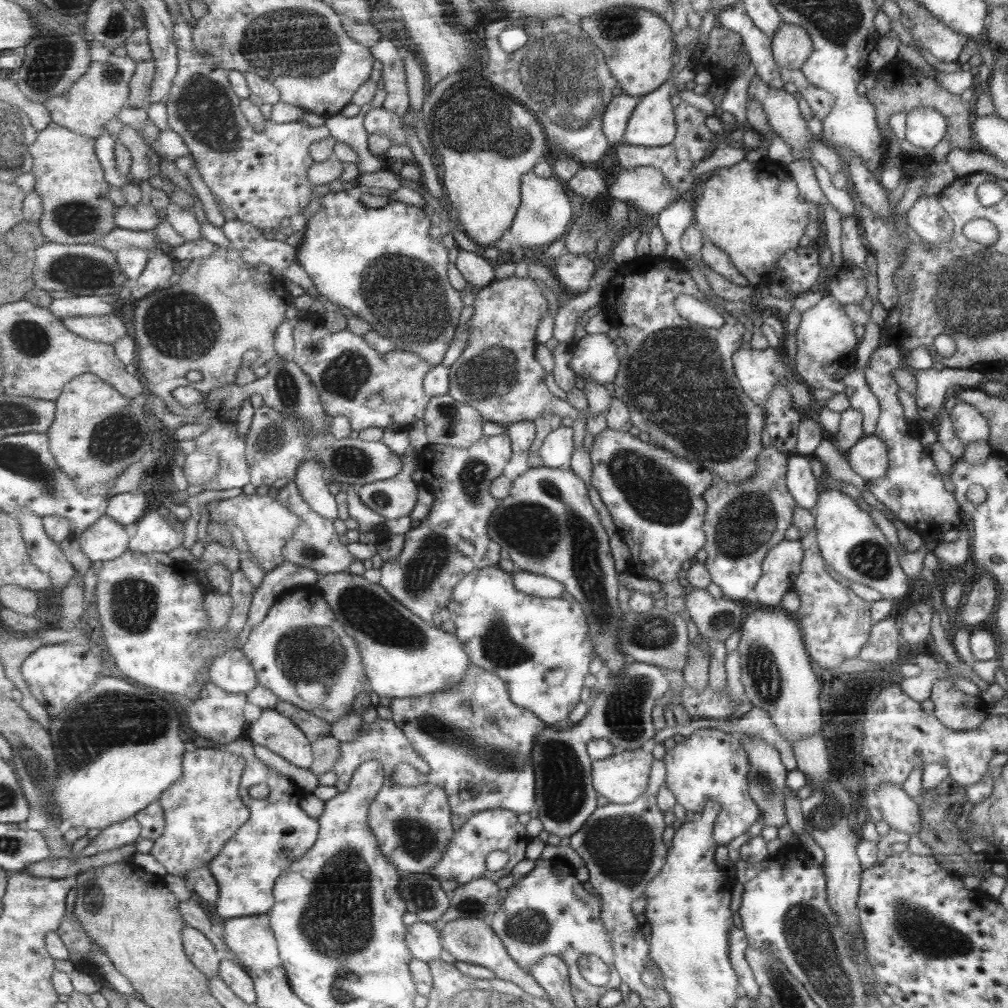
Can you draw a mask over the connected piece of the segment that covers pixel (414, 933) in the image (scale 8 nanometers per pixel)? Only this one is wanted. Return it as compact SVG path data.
M418 920L411 926L408 941L412 952L415 953L415 958L430 964L434 960L442 959L446 952L441 930L438 930L435 923Z

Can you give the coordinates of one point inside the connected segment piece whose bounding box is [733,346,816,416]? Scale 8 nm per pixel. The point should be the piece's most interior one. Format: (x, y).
(759, 370)

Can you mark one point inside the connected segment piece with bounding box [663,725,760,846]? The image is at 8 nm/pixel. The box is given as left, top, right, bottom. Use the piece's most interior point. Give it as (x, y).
(711, 764)

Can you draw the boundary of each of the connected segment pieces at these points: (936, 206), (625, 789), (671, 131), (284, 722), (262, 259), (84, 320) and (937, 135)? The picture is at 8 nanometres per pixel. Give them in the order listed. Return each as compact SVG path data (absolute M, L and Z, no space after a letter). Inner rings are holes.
M921 194L907 212L907 219L920 238L932 245L950 241L954 233L954 222L936 194Z
M641 747L636 750L619 750L606 758L593 760L595 772L592 772L592 777L595 787L600 791L600 796L604 796L614 804L630 804L640 798L640 795L648 789L654 759L651 752Z
M686 66L683 71L678 72L676 76L669 79L665 84L662 84L656 91L646 94L642 97L638 106L635 108L634 114L627 124L627 132L624 136L624 141L626 144L634 146L666 146L672 143L675 139L677 126L676 126L676 115L674 115L674 107L671 103L671 98L673 95L679 92L676 86L680 84L686 85L689 81L692 81L697 76L697 72L691 66Z
M277 708L264 710L261 717L250 725L247 737L301 768L310 770L315 767L315 748L307 732Z
M228 220L223 226L233 242L233 247L243 253L243 258L257 267L270 264L282 274L292 263L299 262L300 247L277 240L264 229L244 220Z
M76 316L65 318L64 322L72 332L84 338L116 346L120 339L128 335L128 326L122 316Z
M918 107L907 114L905 138L915 147L929 152L944 140L948 121L932 107Z

